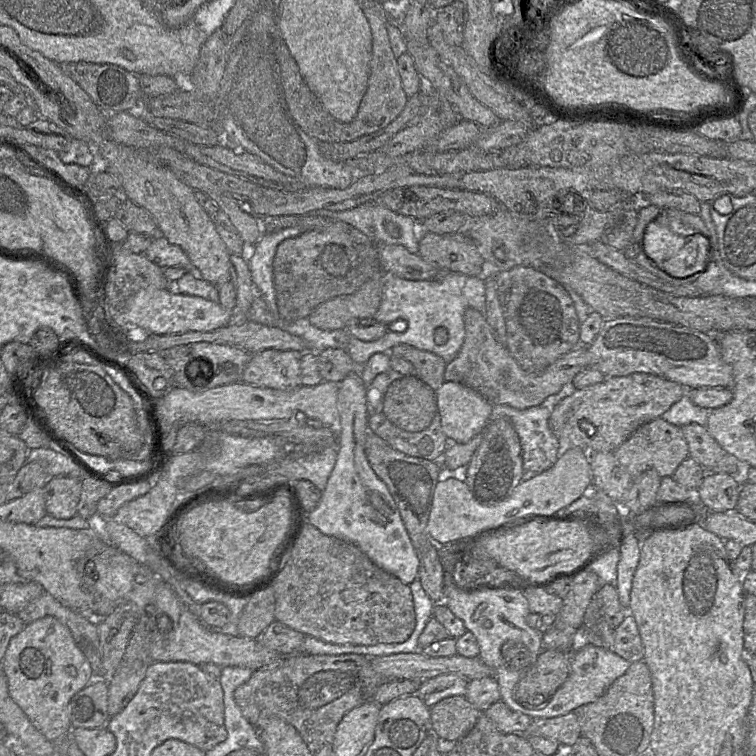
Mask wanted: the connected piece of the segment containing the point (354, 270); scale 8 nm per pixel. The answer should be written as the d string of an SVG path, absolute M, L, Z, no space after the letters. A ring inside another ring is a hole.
M333 220L322 231L306 231L295 238L286 239L277 247L273 260L273 283L280 320L307 318L322 303L352 294L369 280L380 278L383 274L376 243L346 222Z

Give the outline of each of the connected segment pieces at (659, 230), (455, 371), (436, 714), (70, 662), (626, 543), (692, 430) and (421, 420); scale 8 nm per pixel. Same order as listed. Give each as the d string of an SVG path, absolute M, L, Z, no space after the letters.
M661 214L650 222L643 237L643 250L655 265L674 278L686 278L703 272L711 259L711 243L699 233L680 235L668 226L668 217Z
M468 308L464 314L464 325L464 343L457 357L446 365L444 379L446 382L456 382L474 389L485 397L492 405L508 405L513 408L523 410L541 405L546 399L548 399L549 405L551 405L551 400L556 398L556 395L562 395L566 389L570 388L571 381L576 374L588 367L589 364L587 346L579 345L557 359L544 371L540 373L527 373L520 368L506 346L499 344L495 340L482 311L478 311L474 308Z
M465 696L447 697L430 708L431 726L438 738L457 742L473 729L481 713Z
M52 616L25 625L23 630L11 639L1 663L11 698L24 711L34 727L52 742L70 733L72 725L69 703L72 697L95 680L95 677L89 661L76 645L69 628Z
M627 533L618 546L619 561L616 568L616 590L619 602L625 609L629 607L631 583L639 561L640 545L641 538L632 533Z
M689 424L682 426L681 431L688 445L689 457L706 472L712 472L718 462L727 454L710 436L705 427Z
M406 375L392 382L386 391L382 413L404 431L425 430L436 412L436 391L415 375Z

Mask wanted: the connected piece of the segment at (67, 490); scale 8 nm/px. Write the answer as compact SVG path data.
M57 476L43 488L48 515L70 519L77 515L77 505L82 490L82 478Z

